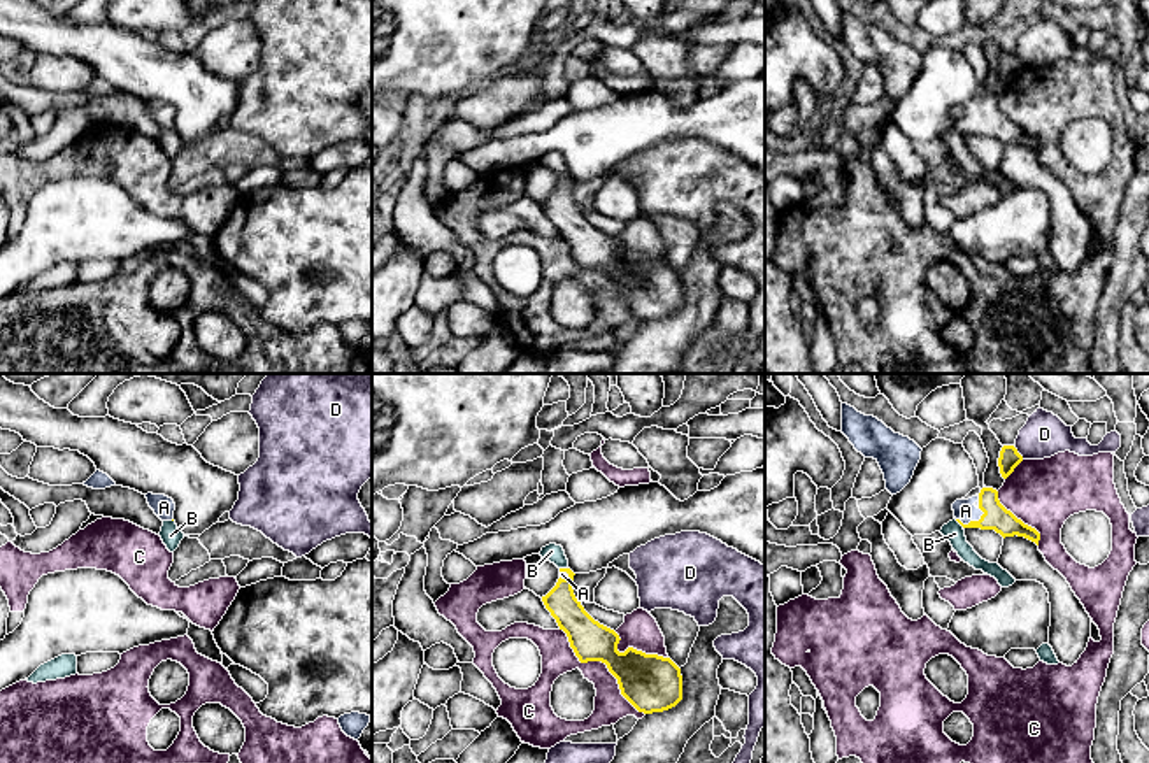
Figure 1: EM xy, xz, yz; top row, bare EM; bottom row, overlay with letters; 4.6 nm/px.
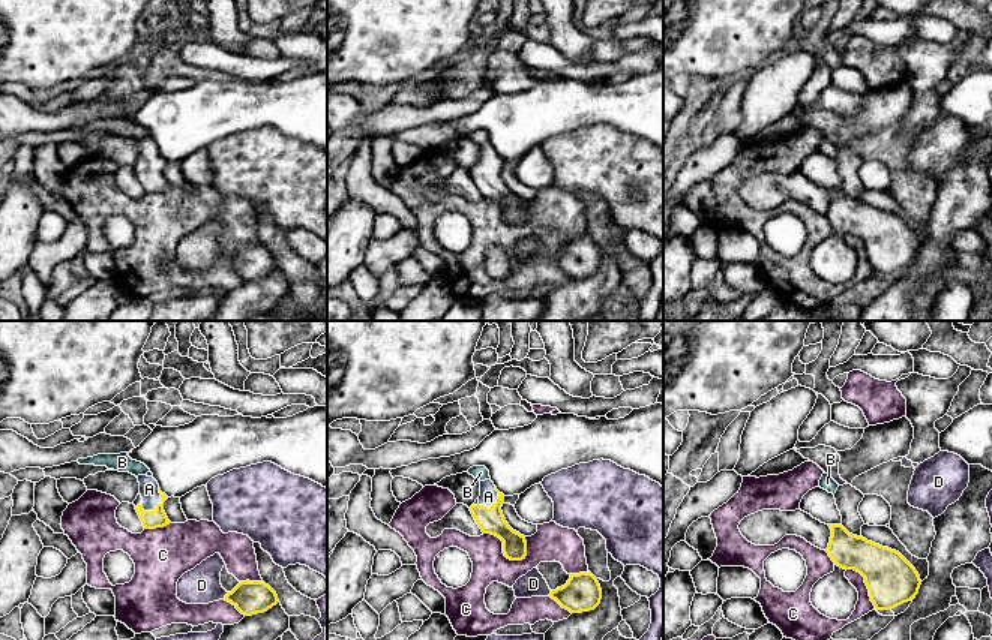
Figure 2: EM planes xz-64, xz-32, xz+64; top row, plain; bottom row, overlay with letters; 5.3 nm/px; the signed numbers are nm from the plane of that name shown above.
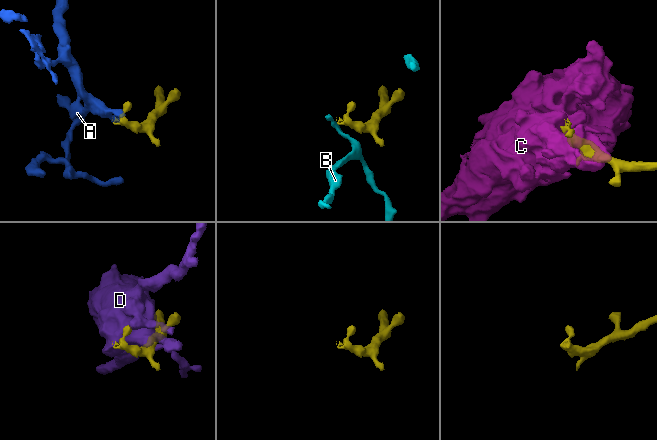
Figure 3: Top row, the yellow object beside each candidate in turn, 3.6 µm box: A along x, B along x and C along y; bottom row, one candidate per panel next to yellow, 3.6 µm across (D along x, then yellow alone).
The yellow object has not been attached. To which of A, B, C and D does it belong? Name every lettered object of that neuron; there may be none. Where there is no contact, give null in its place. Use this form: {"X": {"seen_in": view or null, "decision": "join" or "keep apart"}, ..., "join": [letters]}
{"A": {"seen_in": "yz", "decision": "join"}, "B": {"seen_in": "xz", "decision": "keep apart"}, "C": {"seen_in": "xz", "decision": "keep apart"}, "D": {"seen_in": "yz", "decision": "keep apart"}, "join": ["A"]}

